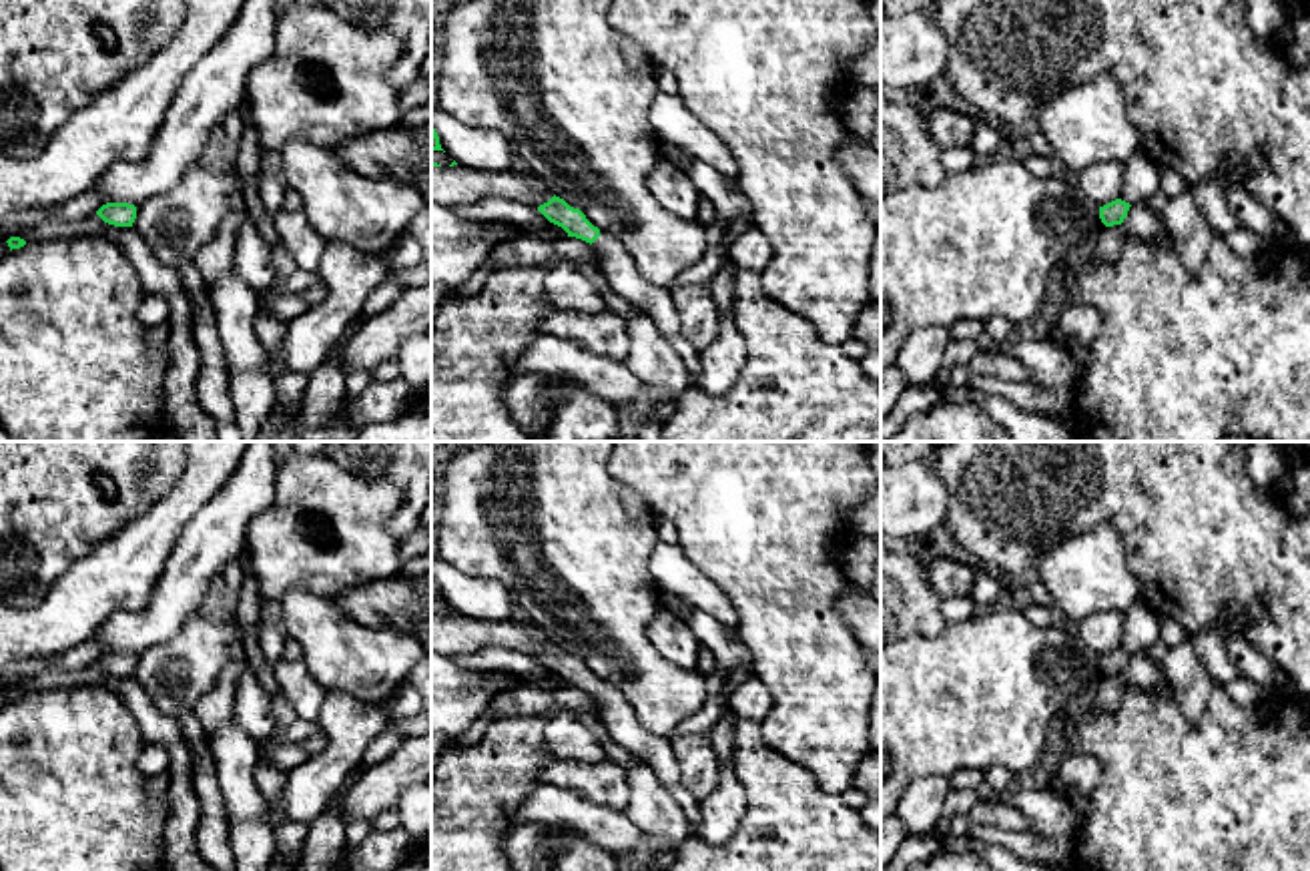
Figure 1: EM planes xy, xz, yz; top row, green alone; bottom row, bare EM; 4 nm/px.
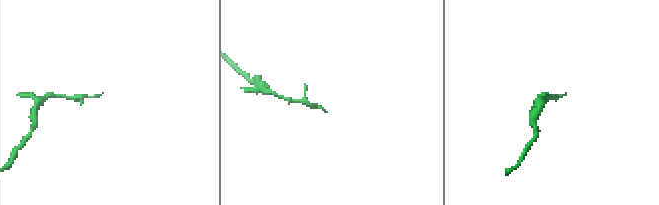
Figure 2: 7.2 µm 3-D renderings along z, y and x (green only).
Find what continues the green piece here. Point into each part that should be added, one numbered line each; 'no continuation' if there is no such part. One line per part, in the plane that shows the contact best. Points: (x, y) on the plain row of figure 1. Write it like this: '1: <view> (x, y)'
1: xz (624, 729)

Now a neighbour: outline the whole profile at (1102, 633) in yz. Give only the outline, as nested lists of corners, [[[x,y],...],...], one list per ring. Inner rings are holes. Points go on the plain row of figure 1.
[[[1107,610],[1095,612],[1075,624],[1075,632],[1087,648],[1097,656],[1103,656],[1121,644],[1123,636],[1123,612]]]

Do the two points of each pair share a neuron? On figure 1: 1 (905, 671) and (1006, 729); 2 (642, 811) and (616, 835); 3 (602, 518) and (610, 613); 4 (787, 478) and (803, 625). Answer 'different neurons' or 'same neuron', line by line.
1: same neuron
2: different neurons
3: same neuron
4: same neuron

